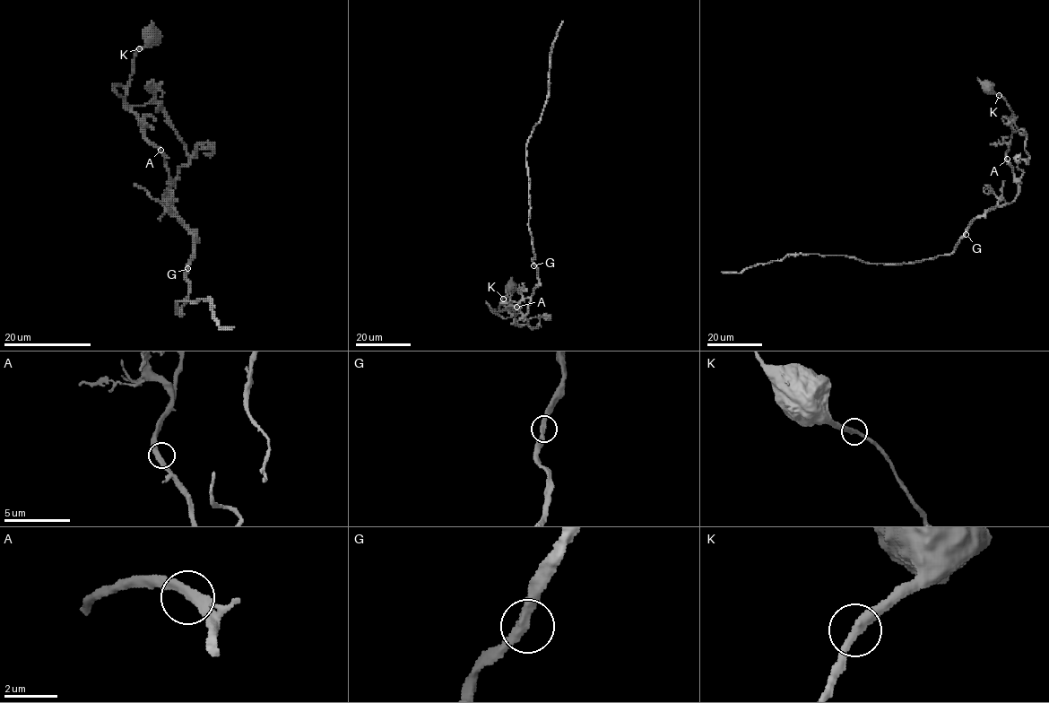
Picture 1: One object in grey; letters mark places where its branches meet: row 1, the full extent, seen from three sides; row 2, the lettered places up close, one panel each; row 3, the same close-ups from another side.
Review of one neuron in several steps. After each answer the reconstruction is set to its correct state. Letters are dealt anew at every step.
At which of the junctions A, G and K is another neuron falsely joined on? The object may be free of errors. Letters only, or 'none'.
none

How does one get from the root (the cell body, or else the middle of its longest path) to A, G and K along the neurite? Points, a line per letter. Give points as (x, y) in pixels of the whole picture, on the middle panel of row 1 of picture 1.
A: (509, 287), (498, 311), (493, 312), (510, 305), (516, 307)
G: (509, 287), (498, 311), (493, 312), (515, 305), (523, 317), (539, 281), (533, 265)
K: (509, 287), (507, 289), (509, 292), (503, 299)

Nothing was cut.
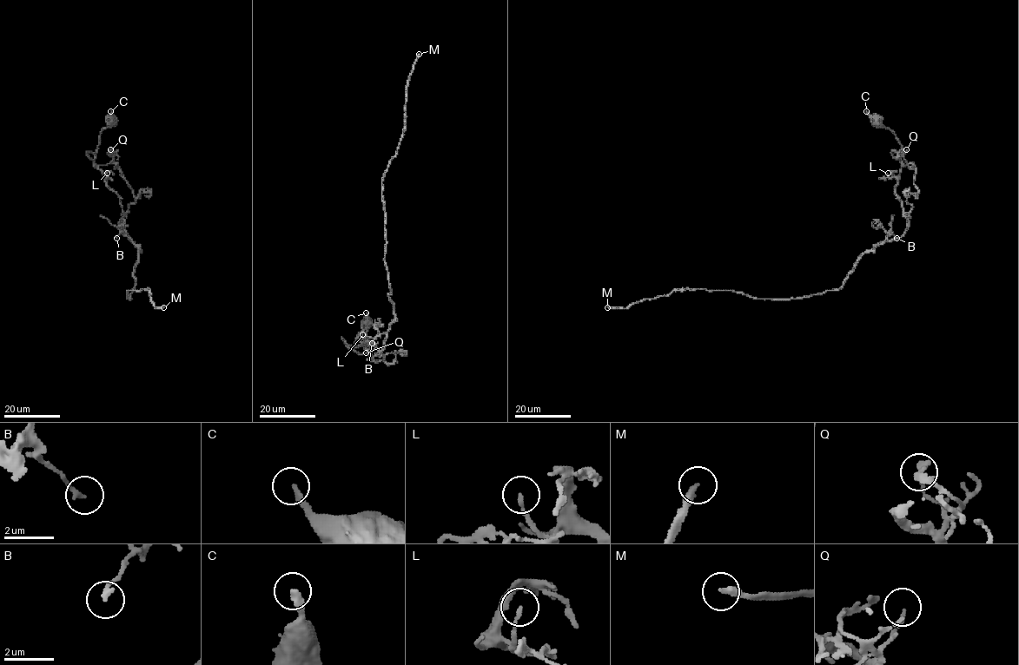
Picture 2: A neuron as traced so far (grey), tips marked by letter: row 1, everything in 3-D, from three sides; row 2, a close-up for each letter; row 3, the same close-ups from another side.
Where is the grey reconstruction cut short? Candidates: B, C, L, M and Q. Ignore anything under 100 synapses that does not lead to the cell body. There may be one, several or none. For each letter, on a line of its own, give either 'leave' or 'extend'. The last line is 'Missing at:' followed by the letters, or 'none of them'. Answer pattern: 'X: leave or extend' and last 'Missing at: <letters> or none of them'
B: leave
C: leave
L: leave
M: extend
Q: leave
Missing at: M

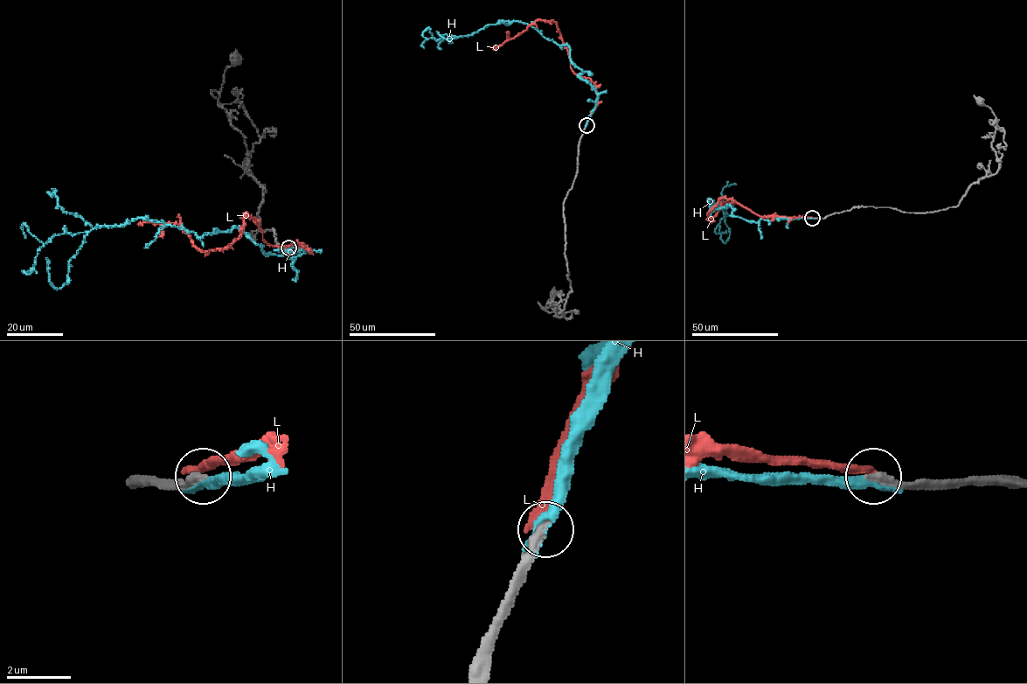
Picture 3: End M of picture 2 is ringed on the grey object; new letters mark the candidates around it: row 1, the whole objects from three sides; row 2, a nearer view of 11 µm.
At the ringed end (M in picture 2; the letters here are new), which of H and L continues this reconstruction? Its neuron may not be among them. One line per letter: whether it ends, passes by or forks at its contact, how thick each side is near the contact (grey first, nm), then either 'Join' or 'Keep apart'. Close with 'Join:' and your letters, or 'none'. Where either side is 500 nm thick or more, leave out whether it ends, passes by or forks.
H: It ends there. Thickness 320 nm (grey) against 360 nm. Keep apart
L: It ends there. Thickness 280 nm (grey) against 280 nm. Keep apart
Join: none

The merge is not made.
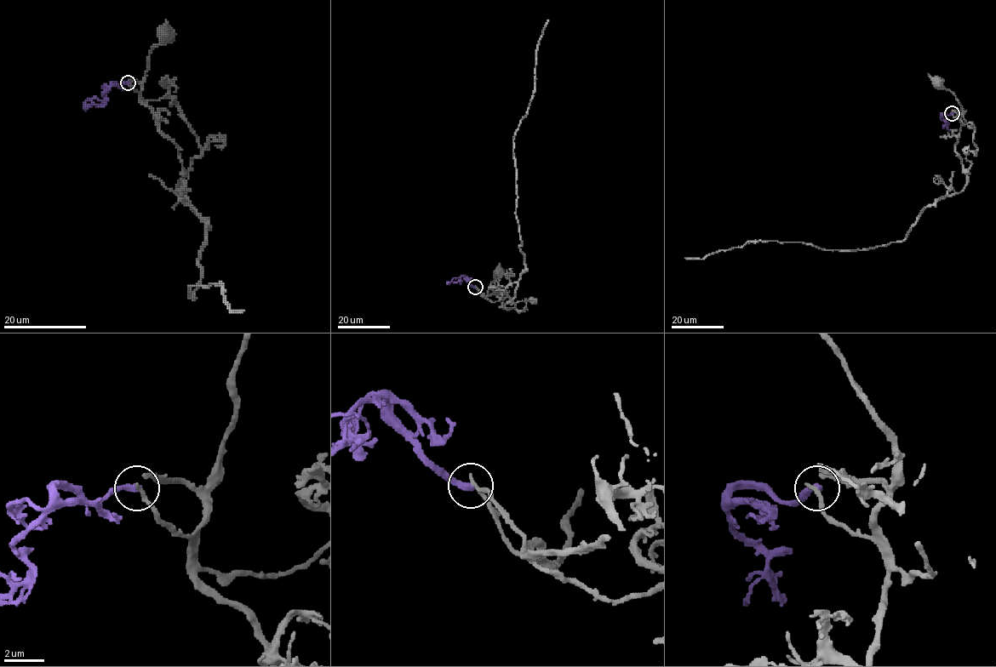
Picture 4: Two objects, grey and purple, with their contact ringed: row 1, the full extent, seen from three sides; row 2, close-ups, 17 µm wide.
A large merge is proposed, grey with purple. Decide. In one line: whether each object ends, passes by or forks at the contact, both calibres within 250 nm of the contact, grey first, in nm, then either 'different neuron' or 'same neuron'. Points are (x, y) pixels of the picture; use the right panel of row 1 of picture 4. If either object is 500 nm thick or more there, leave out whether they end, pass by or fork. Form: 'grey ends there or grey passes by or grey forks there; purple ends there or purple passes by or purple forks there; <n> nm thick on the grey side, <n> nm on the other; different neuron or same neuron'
grey passes by; purple ends there; 160 nm thick on the grey side, 320 nm on the other; different neuron

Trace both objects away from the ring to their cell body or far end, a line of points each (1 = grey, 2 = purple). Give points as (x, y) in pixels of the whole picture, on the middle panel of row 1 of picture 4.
1: (475, 287), (485, 297), (498, 272)
2: (475, 287), (463, 275), (459, 281), (451, 282)

